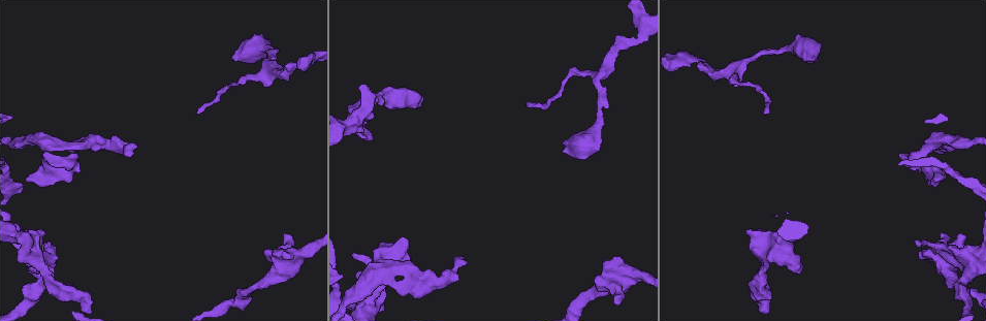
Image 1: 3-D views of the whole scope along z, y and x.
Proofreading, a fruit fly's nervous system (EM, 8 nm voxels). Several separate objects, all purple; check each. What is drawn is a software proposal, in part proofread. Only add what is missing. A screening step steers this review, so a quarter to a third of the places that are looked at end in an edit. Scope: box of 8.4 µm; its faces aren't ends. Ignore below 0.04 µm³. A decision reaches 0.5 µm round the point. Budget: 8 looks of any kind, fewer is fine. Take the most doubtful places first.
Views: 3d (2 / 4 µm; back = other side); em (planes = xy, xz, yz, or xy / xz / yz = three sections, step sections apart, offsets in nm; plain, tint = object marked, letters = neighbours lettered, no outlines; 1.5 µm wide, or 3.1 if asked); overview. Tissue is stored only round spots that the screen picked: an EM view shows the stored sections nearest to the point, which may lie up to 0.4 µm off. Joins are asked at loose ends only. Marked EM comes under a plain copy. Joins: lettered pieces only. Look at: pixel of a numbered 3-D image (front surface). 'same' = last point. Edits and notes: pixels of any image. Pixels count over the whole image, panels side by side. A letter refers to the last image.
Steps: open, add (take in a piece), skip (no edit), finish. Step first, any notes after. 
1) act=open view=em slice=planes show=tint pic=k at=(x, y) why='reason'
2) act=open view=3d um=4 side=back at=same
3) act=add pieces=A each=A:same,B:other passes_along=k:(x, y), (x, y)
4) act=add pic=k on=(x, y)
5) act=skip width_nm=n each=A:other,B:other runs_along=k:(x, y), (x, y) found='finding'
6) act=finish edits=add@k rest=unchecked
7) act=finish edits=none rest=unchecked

act=open view=3d um=4 side=back pic=1 at=(462, 260) why='free end'

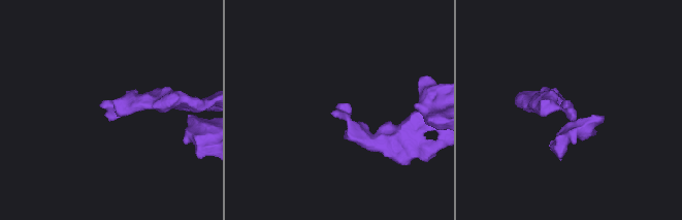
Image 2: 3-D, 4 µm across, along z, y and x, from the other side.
act=open view=em slice=xz step=4 show=letters pic=2 at=(575, 118) why='shape alone is not enough'

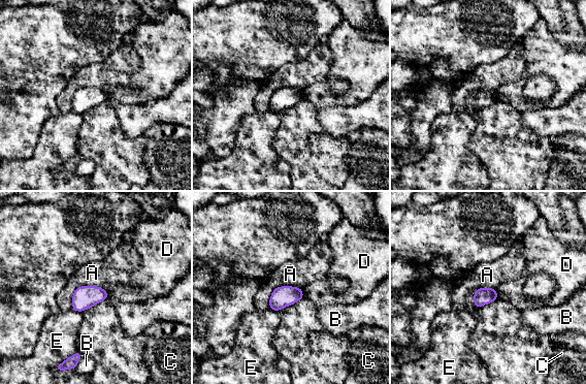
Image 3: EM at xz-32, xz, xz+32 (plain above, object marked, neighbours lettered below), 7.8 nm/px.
act=open view=em slice=planes show=letters at=same

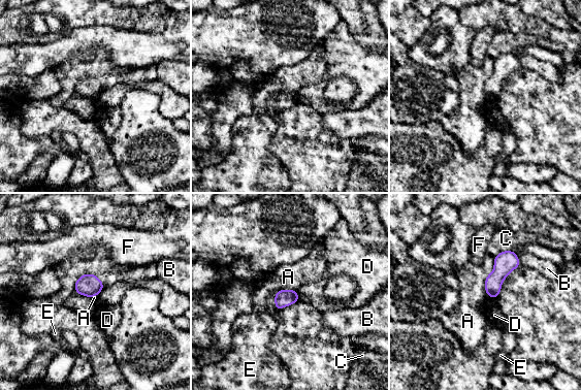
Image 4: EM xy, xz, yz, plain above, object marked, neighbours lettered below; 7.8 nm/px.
act=skip each=A:other,B:other,C:other,D:other,E:other,F:other border=4:(296, 290), (277, 291) found='none of them fits'

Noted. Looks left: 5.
act=open view=3d um=4 side=back pic=1 at=(370, 137)

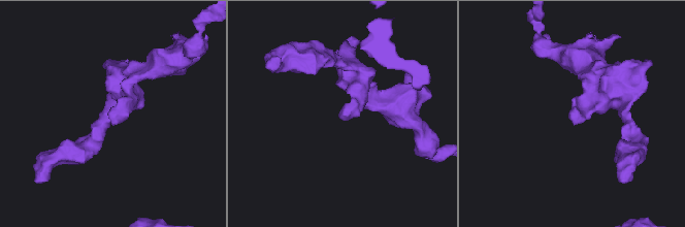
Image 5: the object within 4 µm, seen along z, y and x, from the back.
act=open view=em slice=planes show=letters pic=5 at=(109, 115)

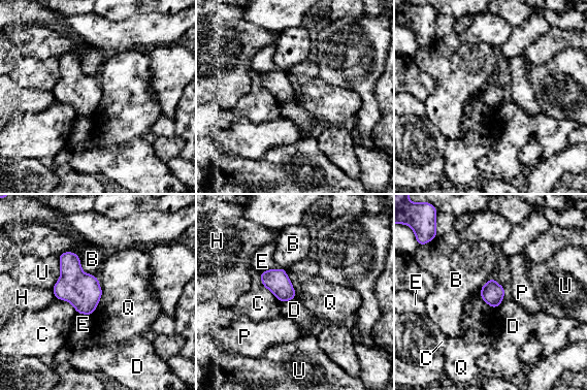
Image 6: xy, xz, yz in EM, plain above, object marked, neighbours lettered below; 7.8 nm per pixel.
act=skip each=B:other,C:other,D:other,E:other,H:other,P:other,Q:other,U:other border=6:(98, 279), (101, 297), (91, 314) found='no lettered piece goes on from it'

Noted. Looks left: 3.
act=open view=3d um=2 pic=1 at=(613, 300) why='an open end'

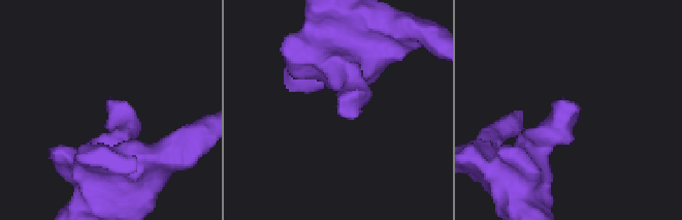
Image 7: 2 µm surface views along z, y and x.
act=open view=em slice=planes show=letters pic=7 at=(563, 99) why='now the EM'

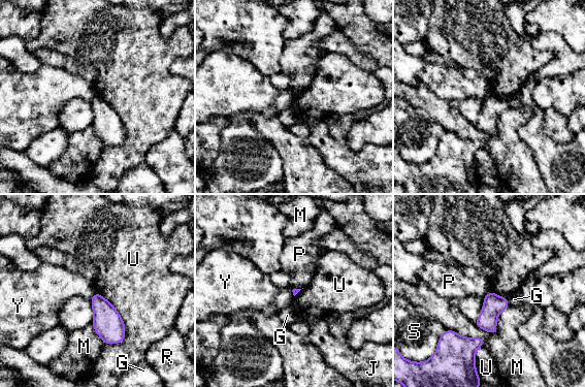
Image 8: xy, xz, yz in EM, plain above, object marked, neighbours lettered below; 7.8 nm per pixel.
act=skip longest_contact=U:440nm each=G:other,J:other,M:other,P:other,R:other,S:other,U:other,Y:other border=8:(96, 292), (90, 298) found='no lettered piece goes on from it'

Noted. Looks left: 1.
act=finish edits=none rest=unchecked

